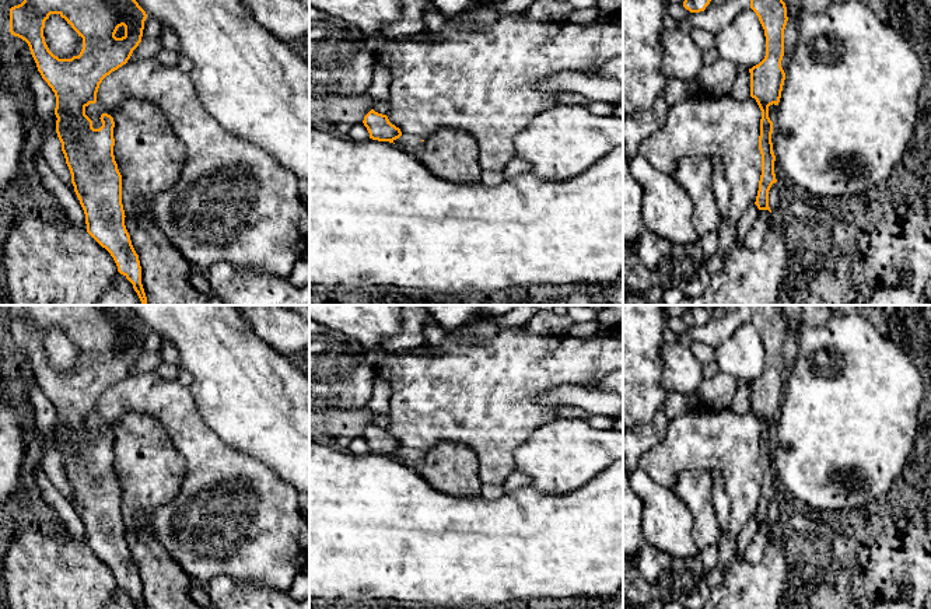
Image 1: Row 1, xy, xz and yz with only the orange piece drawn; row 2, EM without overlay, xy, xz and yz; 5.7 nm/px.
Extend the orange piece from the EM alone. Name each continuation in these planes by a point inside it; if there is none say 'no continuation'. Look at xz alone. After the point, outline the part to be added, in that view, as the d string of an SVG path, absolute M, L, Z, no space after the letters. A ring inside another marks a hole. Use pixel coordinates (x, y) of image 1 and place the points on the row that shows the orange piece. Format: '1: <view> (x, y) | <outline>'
1: xz (408, 142) | M402 133L402 136L393 140L395 146L403 148L406 151L419 153L423 147L423 141L419 136L413 136L409 133Z

